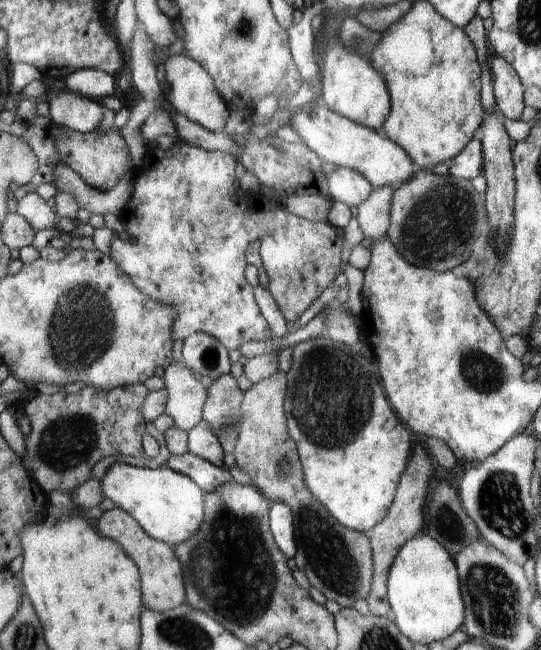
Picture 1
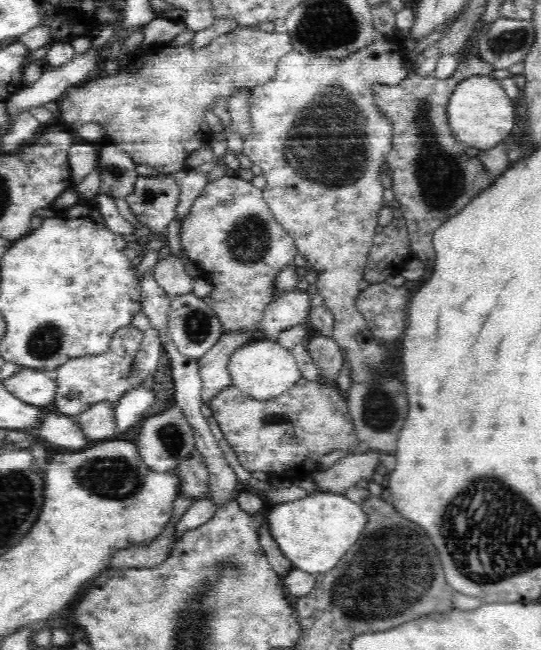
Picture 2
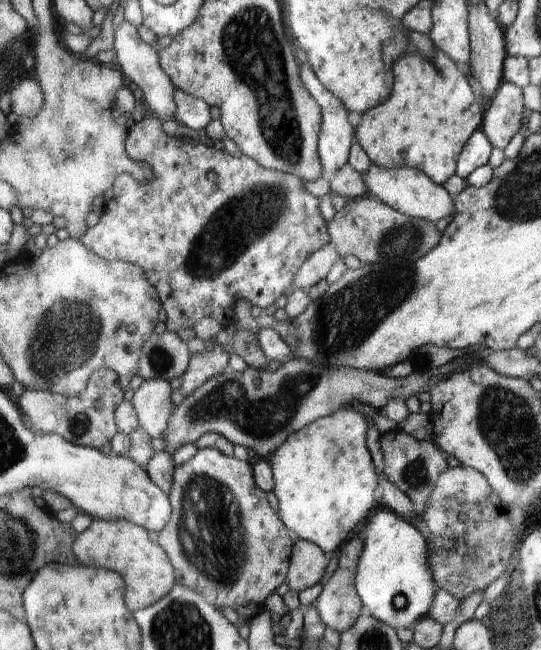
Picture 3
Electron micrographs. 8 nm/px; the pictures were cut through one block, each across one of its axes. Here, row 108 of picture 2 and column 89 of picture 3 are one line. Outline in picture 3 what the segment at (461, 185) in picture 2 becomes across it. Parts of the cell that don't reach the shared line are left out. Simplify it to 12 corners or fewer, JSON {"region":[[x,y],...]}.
{"region":[[112,369],[76,396],[26,389],[41,435],[112,455],[124,390]]}

